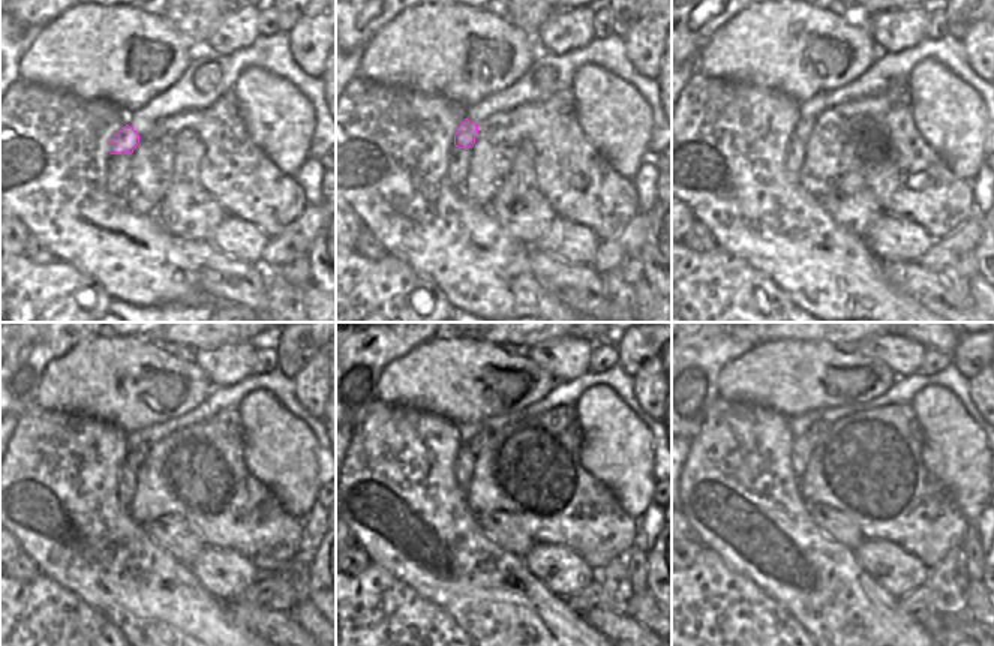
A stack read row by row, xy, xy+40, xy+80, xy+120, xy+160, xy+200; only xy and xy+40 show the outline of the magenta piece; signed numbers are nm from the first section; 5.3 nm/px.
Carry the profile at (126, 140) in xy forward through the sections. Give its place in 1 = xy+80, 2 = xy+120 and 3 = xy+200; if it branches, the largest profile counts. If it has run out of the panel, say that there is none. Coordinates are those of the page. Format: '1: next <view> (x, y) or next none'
1: next xy+80 (804, 128)
2: next xy+120 (135, 457)
3: next xy+200 (819, 429)

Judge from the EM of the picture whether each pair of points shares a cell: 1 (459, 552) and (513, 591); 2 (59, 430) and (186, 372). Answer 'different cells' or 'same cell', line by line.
1: same cell
2: different cells

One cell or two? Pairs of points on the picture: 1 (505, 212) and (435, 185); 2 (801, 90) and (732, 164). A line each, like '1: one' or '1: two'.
1: two
2: two

